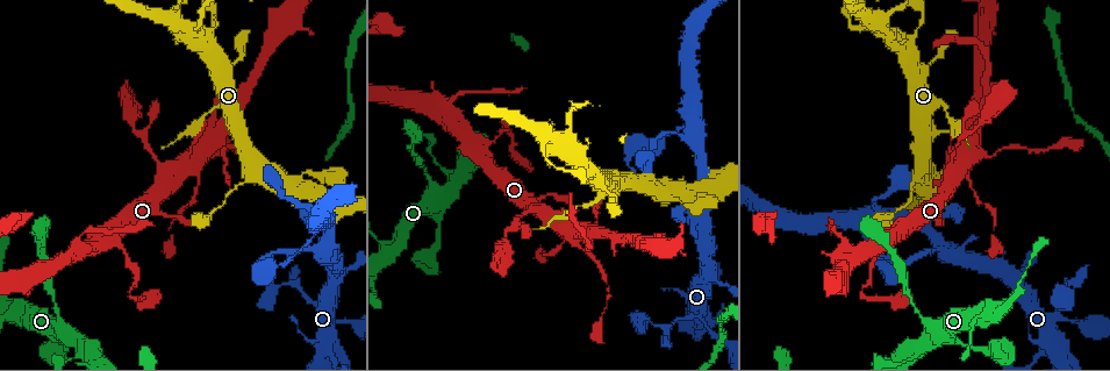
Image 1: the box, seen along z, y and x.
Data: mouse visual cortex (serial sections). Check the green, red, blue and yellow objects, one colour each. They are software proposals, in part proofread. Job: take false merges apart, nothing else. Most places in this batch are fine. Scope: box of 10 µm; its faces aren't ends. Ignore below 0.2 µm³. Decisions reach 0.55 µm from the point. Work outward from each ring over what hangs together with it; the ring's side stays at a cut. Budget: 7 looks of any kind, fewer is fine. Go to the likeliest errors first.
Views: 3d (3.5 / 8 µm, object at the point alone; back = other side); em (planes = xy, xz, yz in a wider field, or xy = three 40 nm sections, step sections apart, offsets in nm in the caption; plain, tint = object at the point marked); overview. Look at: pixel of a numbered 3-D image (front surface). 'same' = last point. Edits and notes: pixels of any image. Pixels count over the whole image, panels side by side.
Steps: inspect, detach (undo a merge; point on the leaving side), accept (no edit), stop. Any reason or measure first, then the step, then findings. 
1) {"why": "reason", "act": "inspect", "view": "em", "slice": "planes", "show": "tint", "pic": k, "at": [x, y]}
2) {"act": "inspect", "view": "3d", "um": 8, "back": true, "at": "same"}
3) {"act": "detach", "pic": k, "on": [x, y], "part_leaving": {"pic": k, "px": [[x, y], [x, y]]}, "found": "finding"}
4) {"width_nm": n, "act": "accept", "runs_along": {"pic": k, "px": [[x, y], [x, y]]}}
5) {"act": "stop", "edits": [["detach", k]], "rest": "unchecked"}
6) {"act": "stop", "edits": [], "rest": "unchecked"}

{"why": "sudden change in width", "act": "inspect", "view": "em", "slice": "xy", "step": 1, "show": "tint", "pic": 1, "at": [507, 240]}

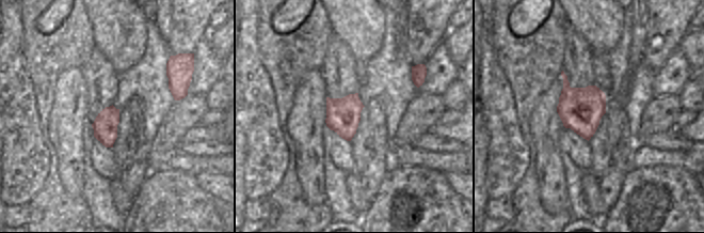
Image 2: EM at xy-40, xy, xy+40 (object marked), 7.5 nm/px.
{"act": "inspect", "view": "3d", "um": 3.5, "back": true, "at": "same"}

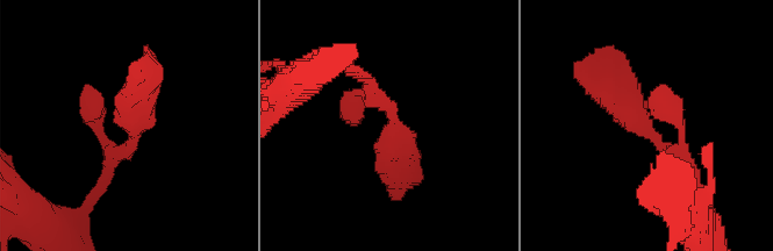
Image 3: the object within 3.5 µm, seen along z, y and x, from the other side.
{"act": "accept", "runs_along": {"pic": 3, "px": [[695, 181], [598, 81]]}, "found": "all the same cell"}

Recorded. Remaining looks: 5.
{"why": "branch point", "act": "inspect", "view": "3d", "um": 8, "pic": 1, "at": [919, 350]}

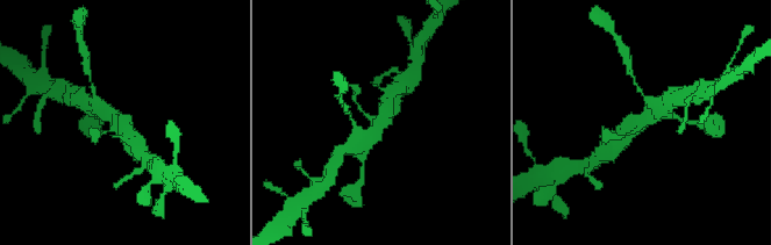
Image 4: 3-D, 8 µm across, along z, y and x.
{"why": "zoom in", "act": "inspect", "view": "3d", "um": 3.5, "at": "same"}

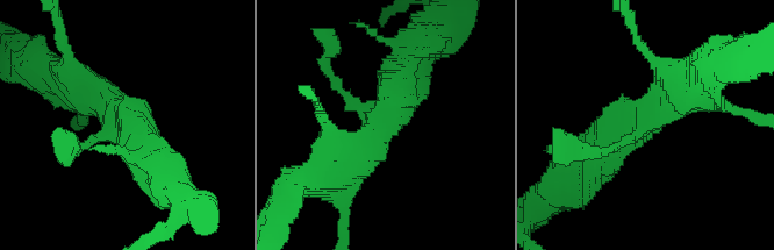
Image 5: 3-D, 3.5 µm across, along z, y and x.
{"act": "inspect", "view": "em", "slice": "xy", "step": 3, "show": "tint", "pic": 5, "at": [384, 123]}

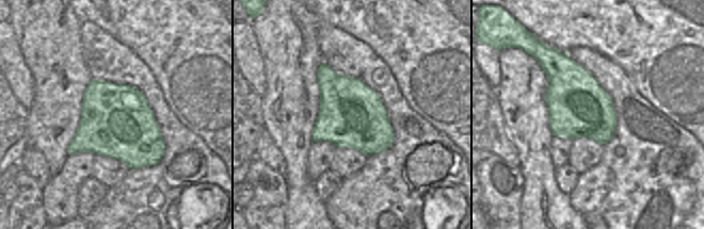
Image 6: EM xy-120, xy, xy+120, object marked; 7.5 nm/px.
{"arm_widths_nm": [150, 450, 500], "act": "accept", "runs_along": {"pic": 5, "px": [[690, 77], [589, 159]]}, "found": "continuous, no second cell"}

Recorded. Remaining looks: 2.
{"why": "branch point", "act": "inspect", "view": "3d", "um": 3.5, "pic": 1, "at": [565, 147]}

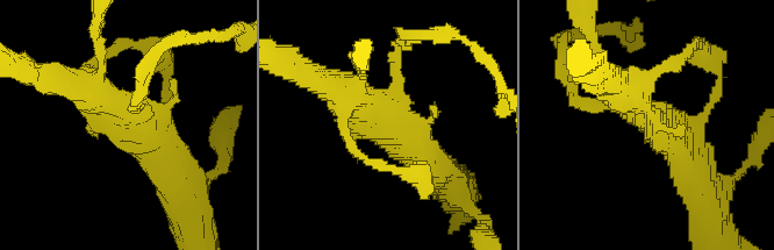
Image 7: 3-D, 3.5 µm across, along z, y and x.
{"act": "accept", "runs_along": {"pic": 7, "px": [[169, 162], [129, 115], [65, 83]]}, "found": "one cell here"}

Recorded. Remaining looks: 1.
{"act": "stop", "edits": [], "rest": "unchecked"}

